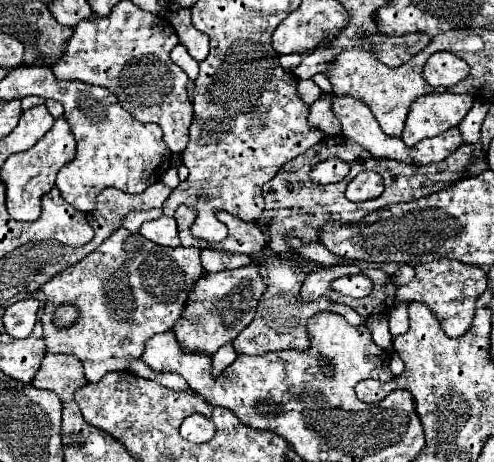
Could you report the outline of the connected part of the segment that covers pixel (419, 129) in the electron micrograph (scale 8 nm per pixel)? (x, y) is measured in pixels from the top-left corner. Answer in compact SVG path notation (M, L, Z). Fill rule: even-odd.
M447 91L423 95L409 109L401 139L413 147L425 137L435 137L441 131L459 125L473 103L475 99L471 95L453 95Z

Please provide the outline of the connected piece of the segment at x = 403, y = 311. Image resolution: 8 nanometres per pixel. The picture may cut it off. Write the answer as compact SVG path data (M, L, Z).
M397 303L391 313L389 313L389 329L391 335L401 335L409 327L409 317L407 317L407 303Z

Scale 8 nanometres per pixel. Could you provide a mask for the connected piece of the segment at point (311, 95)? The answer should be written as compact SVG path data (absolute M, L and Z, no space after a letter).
M313 79L299 81L299 95L303 95L303 101L307 101L307 105L313 105L321 97L321 93L323 91L317 87L317 83L313 83Z

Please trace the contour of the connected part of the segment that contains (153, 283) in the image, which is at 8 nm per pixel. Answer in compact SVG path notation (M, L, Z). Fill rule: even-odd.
M117 229L103 245L99 245L93 253L89 253L85 259L75 263L73 267L67 267L65 271L57 273L51 281L47 281L41 289L47 295L45 311L41 315L43 323L43 339L47 353L71 353L79 357L83 363L85 379L89 383L97 383L103 379L103 375L111 371L127 371L129 365L141 357L145 341L151 339L157 333L171 331L171 327L181 317L183 305L187 303L189 291L193 291L193 285L199 277L203 277L201 257L199 249L195 247L163 247L149 239L145 239L141 233L131 233L127 229ZM61 305L73 305L79 311L79 317L73 325L57 327L53 323L55 311Z

